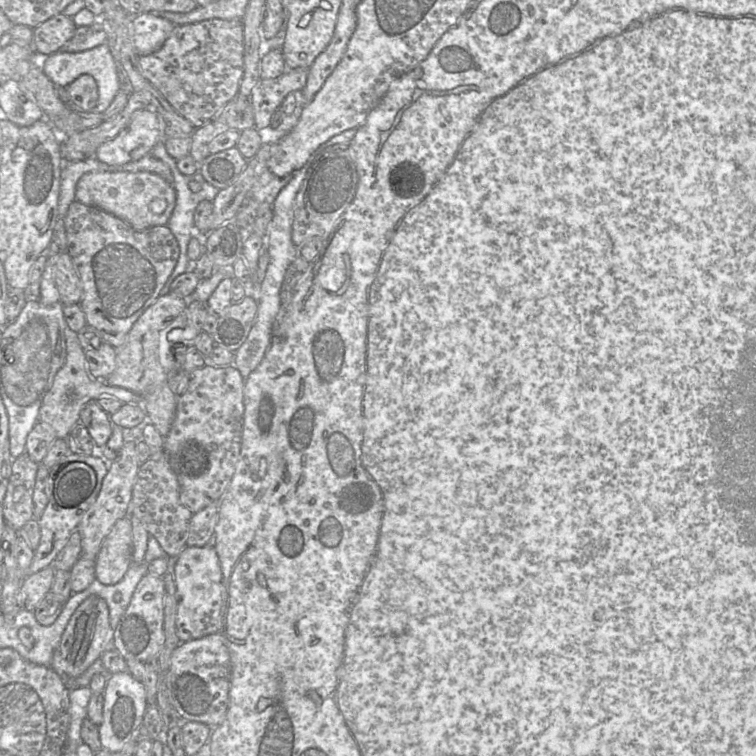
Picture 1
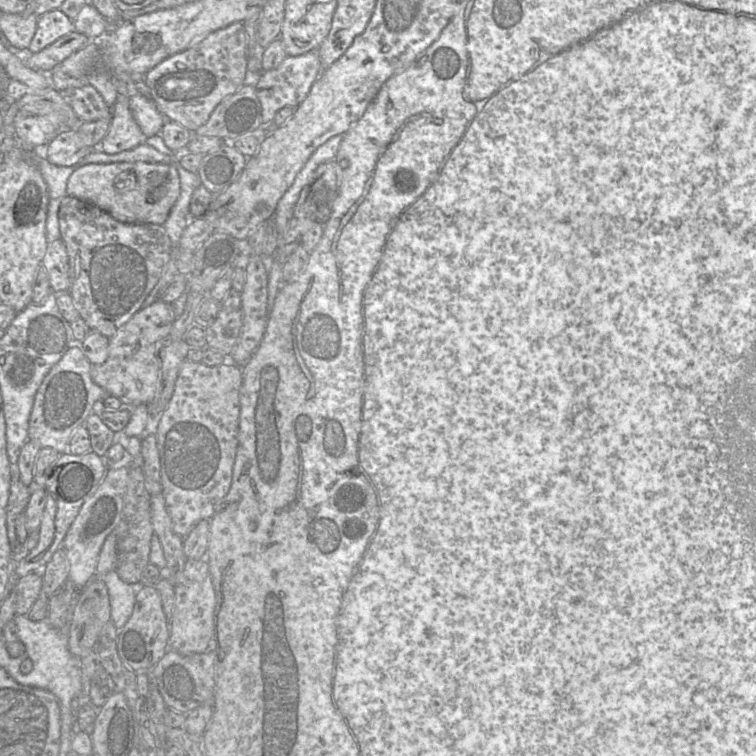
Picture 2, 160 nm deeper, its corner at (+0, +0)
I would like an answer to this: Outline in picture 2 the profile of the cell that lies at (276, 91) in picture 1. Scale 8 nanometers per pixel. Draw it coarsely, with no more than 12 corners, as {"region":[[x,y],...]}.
{"region":[[317,50],[286,56],[252,83],[262,123],[296,108],[322,67]]}

